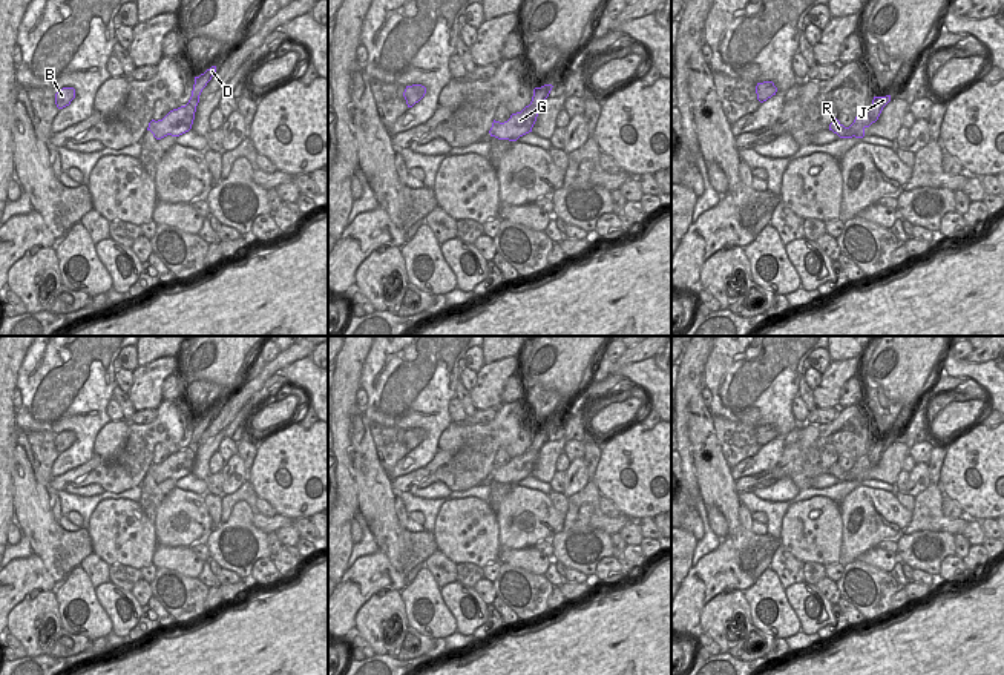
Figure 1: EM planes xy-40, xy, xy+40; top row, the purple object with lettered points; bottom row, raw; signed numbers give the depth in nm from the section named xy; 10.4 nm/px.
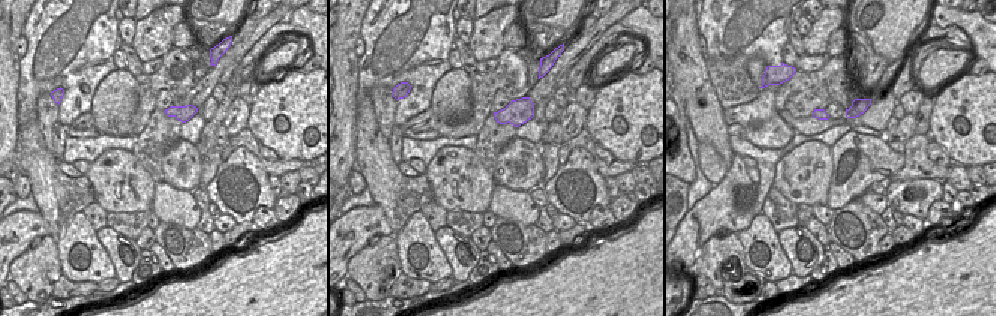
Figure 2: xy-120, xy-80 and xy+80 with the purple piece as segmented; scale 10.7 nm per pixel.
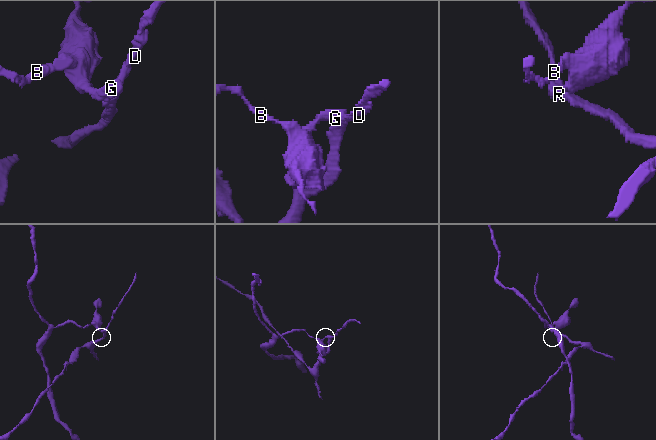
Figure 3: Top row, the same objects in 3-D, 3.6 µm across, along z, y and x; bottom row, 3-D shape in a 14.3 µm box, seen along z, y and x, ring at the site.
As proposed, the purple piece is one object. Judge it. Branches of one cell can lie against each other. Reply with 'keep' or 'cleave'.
cleave

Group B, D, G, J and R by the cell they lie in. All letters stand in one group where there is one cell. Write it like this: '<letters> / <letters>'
B G R / D J

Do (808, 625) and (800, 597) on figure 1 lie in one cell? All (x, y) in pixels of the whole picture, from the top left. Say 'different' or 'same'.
same

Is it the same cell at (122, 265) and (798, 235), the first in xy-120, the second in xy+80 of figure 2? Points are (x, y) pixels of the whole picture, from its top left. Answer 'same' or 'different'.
same

